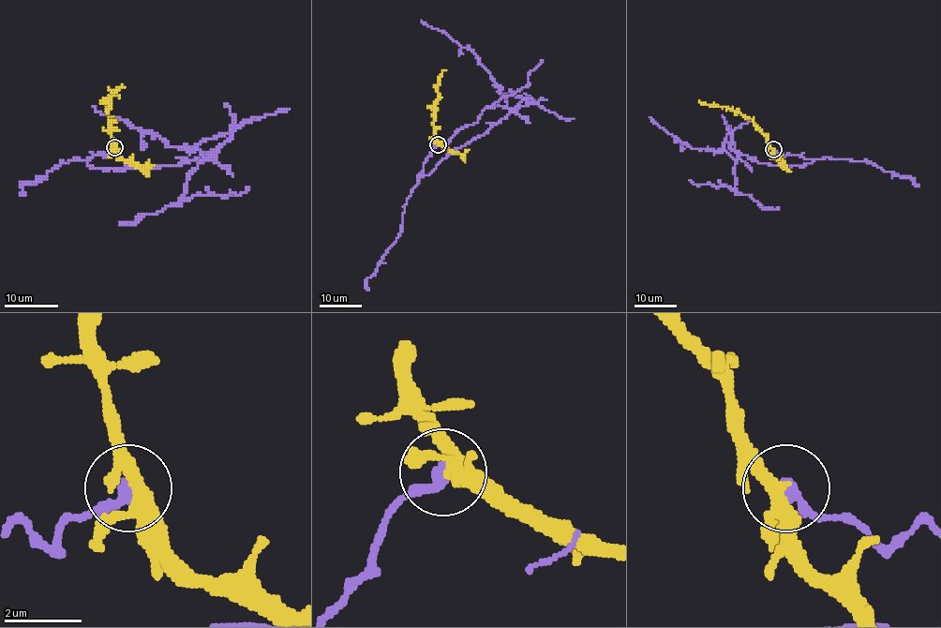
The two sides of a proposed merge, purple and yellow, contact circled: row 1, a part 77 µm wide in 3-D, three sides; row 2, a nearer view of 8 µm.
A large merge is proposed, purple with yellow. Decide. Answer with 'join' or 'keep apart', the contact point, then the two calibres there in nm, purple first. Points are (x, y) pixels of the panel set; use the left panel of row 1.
keep apart; at (114, 147); 380 nm thick on the purple side, 320 nm on the other

